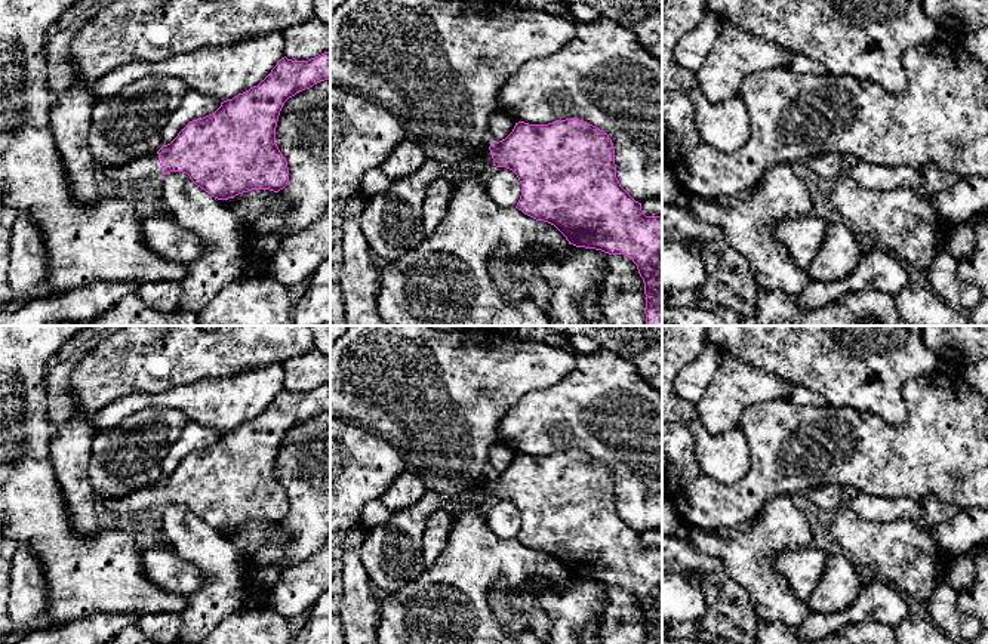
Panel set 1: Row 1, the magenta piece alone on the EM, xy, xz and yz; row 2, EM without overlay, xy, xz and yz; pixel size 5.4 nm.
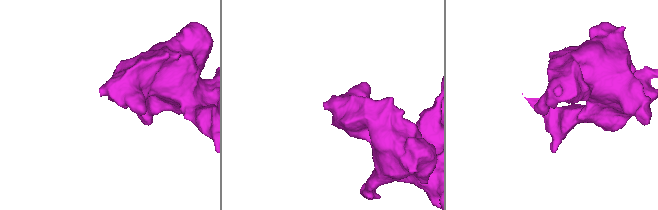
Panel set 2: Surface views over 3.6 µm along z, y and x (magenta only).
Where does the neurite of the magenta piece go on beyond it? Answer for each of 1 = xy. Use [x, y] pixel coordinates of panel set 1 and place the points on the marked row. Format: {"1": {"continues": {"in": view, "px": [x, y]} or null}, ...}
{"1": {"continues": {"in": "xy", "px": [147, 169]}}}

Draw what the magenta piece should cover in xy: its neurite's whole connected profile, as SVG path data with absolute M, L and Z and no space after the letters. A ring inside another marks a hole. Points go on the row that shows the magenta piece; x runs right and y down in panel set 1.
M330 52L308 61L292 61L284 56L258 86L221 102L215 113L190 121L157 152L135 158L117 169L102 169L104 175L121 185L145 185L157 182L166 173L182 172L218 200L234 198L252 189L278 192L289 182L287 161L276 144L280 111L289 98L329 78Z

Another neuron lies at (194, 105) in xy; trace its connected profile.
M188 89L181 105L163 129L163 145L170 144L190 121L203 118L215 113L219 107L221 102L215 98Z

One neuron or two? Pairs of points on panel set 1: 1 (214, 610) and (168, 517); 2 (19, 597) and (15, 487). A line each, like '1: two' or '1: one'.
1: one
2: two

